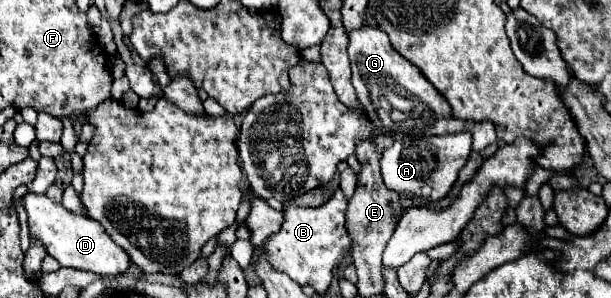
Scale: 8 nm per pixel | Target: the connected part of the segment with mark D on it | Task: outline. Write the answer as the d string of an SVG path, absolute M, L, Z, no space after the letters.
M26 194L24 206L30 220L30 236L40 240L46 248L46 252L58 260L60 266L94 272L94 274L106 274L106 276L118 276L130 268L130 256L88 216L76 216L68 212L62 204L54 204L46 196L38 194Z

